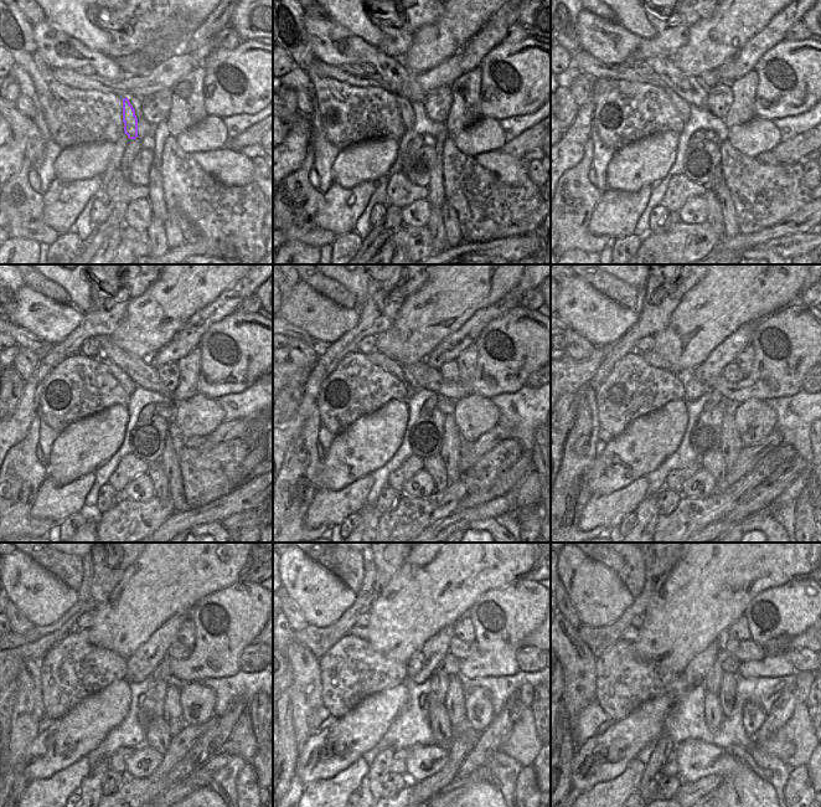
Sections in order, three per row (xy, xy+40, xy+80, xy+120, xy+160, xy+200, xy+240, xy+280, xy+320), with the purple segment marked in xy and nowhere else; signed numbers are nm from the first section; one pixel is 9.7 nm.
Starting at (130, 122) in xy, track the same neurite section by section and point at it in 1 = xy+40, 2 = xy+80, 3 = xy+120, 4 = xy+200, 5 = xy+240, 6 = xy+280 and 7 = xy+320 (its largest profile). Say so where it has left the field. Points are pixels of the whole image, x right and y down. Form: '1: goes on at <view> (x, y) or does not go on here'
1: goes on at xy+40 (408, 117)
2: goes on at xy+80 (680, 103)
3: goes on at xy+120 (125, 381)
4: goes on at xy+200 (651, 358)
5: goes on at xy+240 (84, 632)
6: goes on at xy+280 (357, 631)
7: goes on at xy+320 (630, 633)

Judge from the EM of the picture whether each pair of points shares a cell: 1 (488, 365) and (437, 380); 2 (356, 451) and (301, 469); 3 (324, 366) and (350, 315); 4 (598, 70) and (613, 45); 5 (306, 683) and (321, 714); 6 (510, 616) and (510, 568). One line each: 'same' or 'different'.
1: same
2: different
3: different
4: different
5: different
6: different

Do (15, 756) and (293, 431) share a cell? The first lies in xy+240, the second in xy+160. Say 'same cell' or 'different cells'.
different cells

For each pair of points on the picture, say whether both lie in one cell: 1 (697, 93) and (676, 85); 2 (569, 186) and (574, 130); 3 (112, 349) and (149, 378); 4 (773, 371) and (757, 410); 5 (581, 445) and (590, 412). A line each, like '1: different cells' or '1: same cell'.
1: same cell
2: different cells
3: same cell
4: different cells
5: same cell

